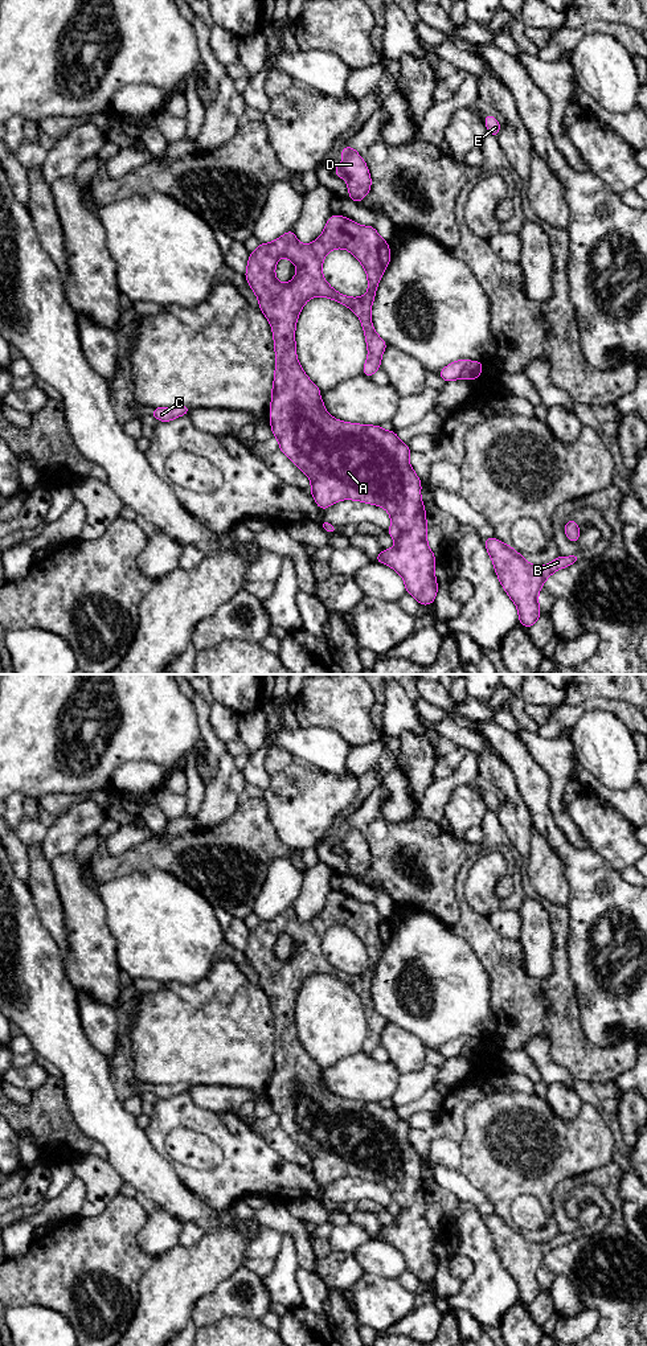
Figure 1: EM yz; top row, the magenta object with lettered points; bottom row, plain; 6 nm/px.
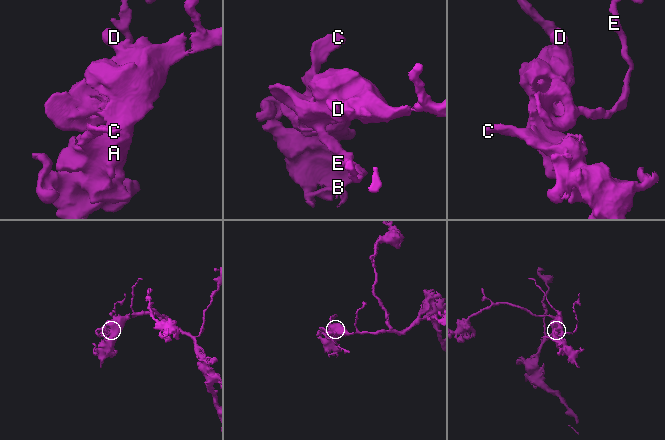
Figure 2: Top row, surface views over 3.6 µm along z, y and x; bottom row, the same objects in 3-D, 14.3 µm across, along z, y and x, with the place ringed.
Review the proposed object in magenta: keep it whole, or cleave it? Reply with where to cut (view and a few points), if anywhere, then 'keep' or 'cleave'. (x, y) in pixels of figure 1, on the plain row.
yz (470, 1038), (461, 1054) | cleave

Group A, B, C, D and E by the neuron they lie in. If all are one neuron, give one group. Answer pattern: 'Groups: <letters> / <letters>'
Groups: A B C D / E

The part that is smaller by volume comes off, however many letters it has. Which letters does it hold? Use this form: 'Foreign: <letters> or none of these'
Foreign: E

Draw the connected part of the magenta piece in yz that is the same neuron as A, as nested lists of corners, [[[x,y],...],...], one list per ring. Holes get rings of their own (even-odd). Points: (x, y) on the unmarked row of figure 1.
[[[329,892],[322,912],[310,922],[302,922],[295,910],[288,907],[286,911],[271,920],[259,920],[258,926],[249,932],[245,955],[259,978],[259,986],[270,998],[274,1026],[275,1026],[275,1050],[271,1067],[270,1101],[273,1112],[278,1116],[279,1127],[300,1145],[311,1158],[311,1171],[318,1183],[324,1187],[341,1177],[355,1177],[373,1181],[388,1187],[392,1202],[388,1206],[396,1223],[386,1226],[373,1238],[385,1240],[396,1247],[405,1259],[406,1269],[414,1273],[421,1283],[433,1281],[438,1269],[435,1257],[435,1232],[427,1222],[427,1199],[425,1182],[421,1175],[421,1157],[409,1140],[410,1125],[401,1119],[396,1108],[385,1108],[381,1103],[357,1101],[341,1099],[331,1093],[320,1075],[320,1066],[307,1054],[296,1035],[295,1005],[302,984],[314,973],[324,973],[339,978],[352,986],[363,1001],[365,1018],[368,1023],[368,1035],[363,1051],[370,1054],[381,1045],[381,1033],[388,1021],[376,1010],[370,986],[376,973],[378,959],[390,939],[389,919],[385,919],[374,903],[361,903],[344,892]],[[333,926],[345,926],[352,930],[368,953],[368,969],[361,974],[349,974],[335,968],[324,956],[322,943],[324,933]],[[279,935],[288,935],[296,943],[296,952],[288,960],[280,960],[275,955],[275,943]]]

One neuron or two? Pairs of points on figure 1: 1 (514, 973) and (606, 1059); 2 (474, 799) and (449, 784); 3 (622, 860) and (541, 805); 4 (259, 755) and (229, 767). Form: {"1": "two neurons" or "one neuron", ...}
{"1": "one neuron", "2": "two neurons", "3": "two neurons", "4": "two neurons"}

